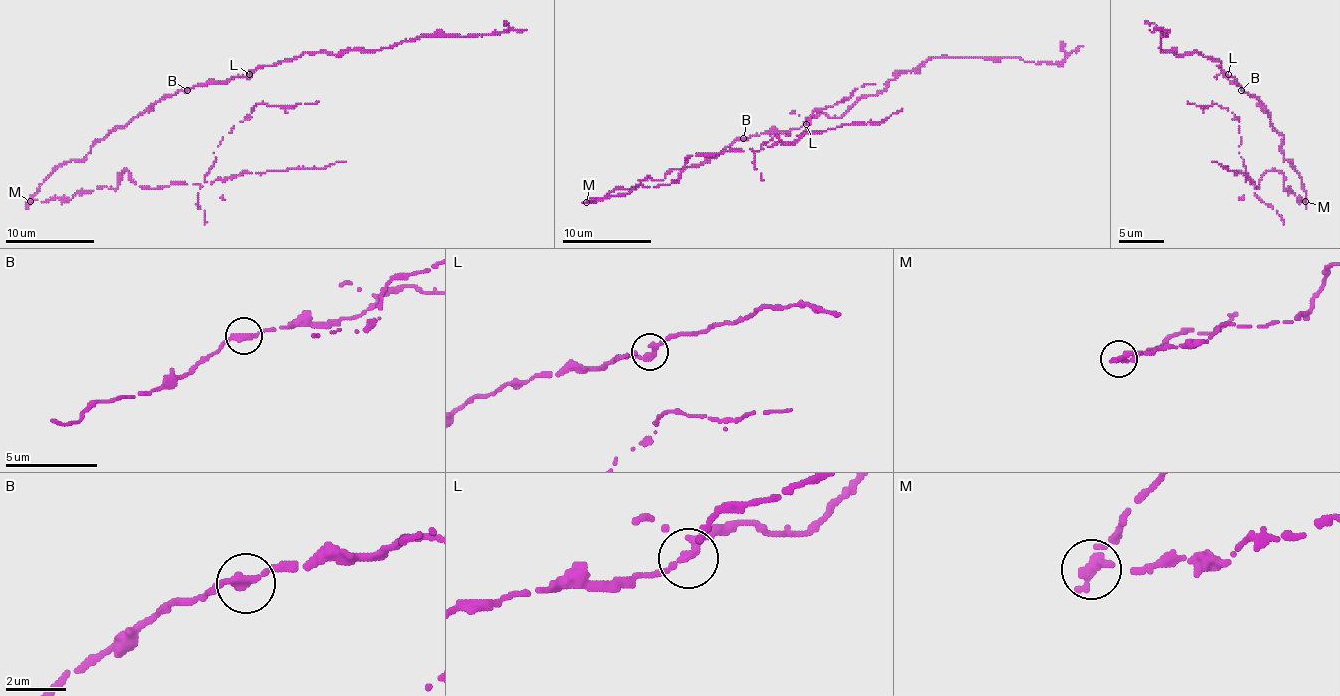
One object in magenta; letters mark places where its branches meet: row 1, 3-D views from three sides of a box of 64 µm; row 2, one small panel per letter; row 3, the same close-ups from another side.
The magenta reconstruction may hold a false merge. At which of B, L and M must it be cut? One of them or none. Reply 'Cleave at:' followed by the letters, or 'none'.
Cleave at: M

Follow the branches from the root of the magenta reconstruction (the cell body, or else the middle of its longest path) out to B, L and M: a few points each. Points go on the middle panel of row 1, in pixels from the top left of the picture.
B: (652, 178), (663, 180), (672, 169), (698, 167), (743, 138)
L: (652, 178), (663, 180), (672, 169), (698, 167), (736, 140), (761, 133), (786, 133), (806, 124)
M: (652, 178), (645, 178), (631, 189), (614, 189), (602, 198), (587, 202)

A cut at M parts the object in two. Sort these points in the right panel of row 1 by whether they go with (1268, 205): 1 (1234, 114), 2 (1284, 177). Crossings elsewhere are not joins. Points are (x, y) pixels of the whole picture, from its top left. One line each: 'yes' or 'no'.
1: yes
2: yes

